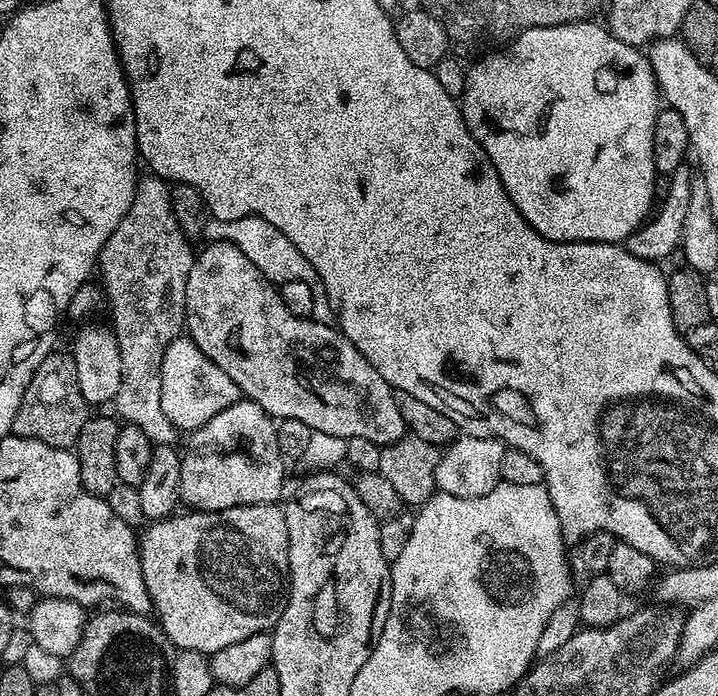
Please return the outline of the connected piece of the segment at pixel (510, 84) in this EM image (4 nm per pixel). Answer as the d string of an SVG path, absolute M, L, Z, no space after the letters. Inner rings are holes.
M596 22L531 28L507 46L481 55L484 57L473 68L467 69L464 78L464 94L458 100L470 134L479 142L482 150L486 150L494 170L498 170L498 178L502 178L502 186L507 190L510 202L514 202L522 218L526 218L526 222L535 232L542 234L548 240L563 244L574 242L620 244L624 242L632 232L649 219L654 208L652 195L656 192L656 179L658 179L652 153L652 139L656 115L662 107L662 97L660 89L656 87L656 75L652 72L647 55L640 48L631 48L626 42L614 38L603 23L592 23Z

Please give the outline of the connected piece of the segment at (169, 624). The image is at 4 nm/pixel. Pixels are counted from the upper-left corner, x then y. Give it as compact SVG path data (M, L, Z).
M265 502L263 504L239 504L217 512L197 512L195 510L182 512L167 516L164 520L151 521L139 537L142 578L146 582L146 590L152 599L152 612L165 636L168 637L168 641L175 644L180 650L211 654L224 649L225 646L230 646L230 642L242 642L246 638L256 636L259 632L271 632L278 618L282 618L284 607L288 605L288 531L283 507L279 503L276 505Z

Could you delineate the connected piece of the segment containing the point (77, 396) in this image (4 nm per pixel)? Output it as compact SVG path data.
M53 350L48 353L46 358L42 358L38 370L34 370L34 374L30 378L30 386L26 386L26 394L22 394L18 414L14 414L11 435L34 438L38 442L46 442L46 446L54 446L55 448L72 448L89 417L90 405L86 398L82 396L81 387L78 386L75 358L71 351L59 352L59 350Z

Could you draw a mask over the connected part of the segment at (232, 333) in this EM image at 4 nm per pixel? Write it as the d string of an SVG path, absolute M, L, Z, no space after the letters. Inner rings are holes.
M214 240L205 243L205 245L201 252L199 249L195 253L190 266L190 278L186 278L186 302L184 303L186 332L202 350L202 354L206 354L206 358L210 358L210 362L214 362L214 366L218 366L218 370L222 370L234 382L234 386L238 386L241 397L245 401L253 400L264 411L265 417L275 418L277 421L298 418L298 422L306 422L306 426L310 426L313 433L319 434L321 437L337 436L340 442L346 442L350 438L370 438L370 442L383 446L398 442L405 436L404 419L394 402L394 389L386 382L386 378L382 378L382 374L378 374L378 370L374 370L374 366L370 366L370 362L366 362L363 354L341 332L332 324L320 324L313 318L290 314L290 310L286 310L286 302L282 302L277 285L263 276L254 266L254 262L250 262L250 258L246 258L246 254L242 254L242 250L238 250L238 246L234 246L228 240Z

